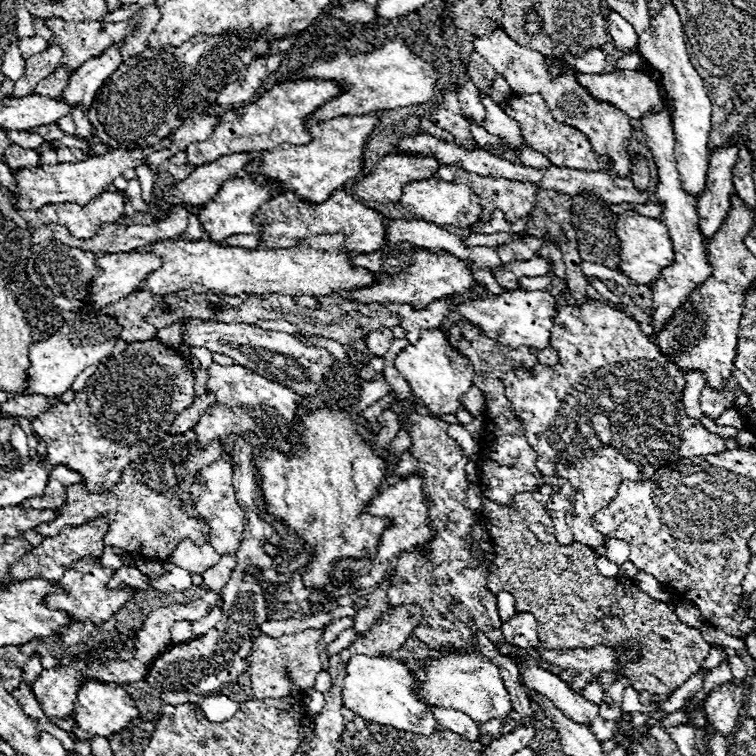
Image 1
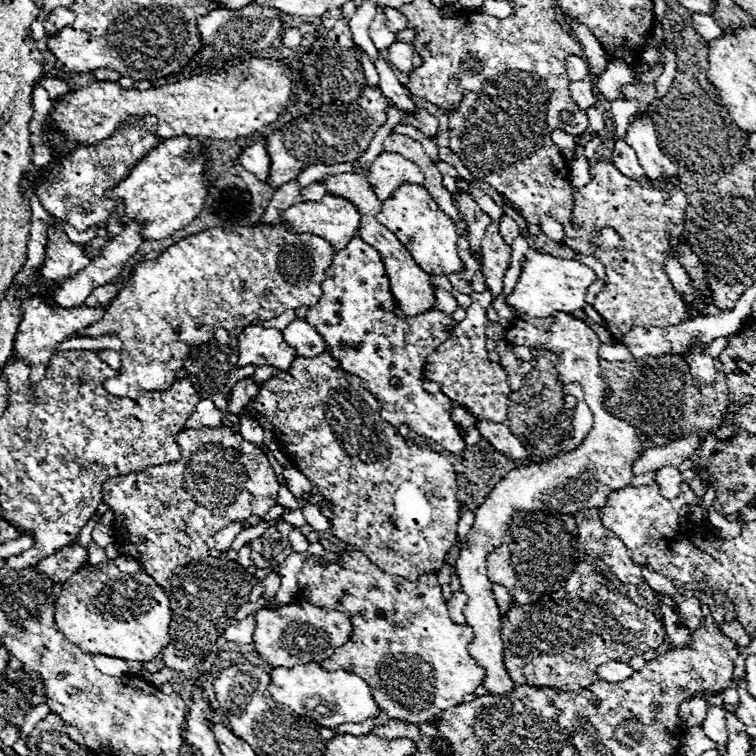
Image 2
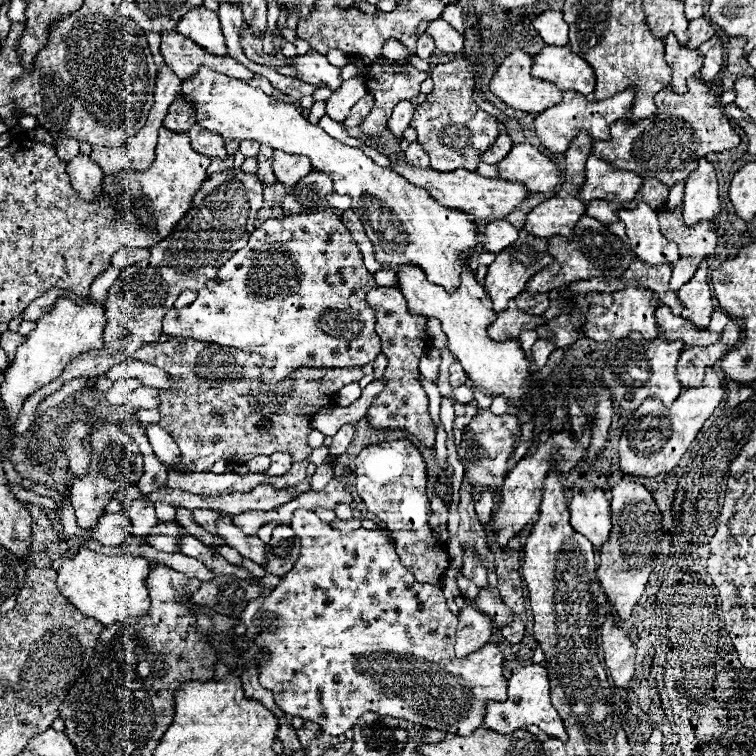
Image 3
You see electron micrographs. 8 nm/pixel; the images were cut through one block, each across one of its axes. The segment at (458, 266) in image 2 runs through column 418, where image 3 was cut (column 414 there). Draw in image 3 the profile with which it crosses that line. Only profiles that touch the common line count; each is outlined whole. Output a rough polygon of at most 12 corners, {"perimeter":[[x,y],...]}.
{"perimeter":[[210,68],[180,84],[224,140],[308,156],[382,266],[448,292],[478,246],[442,208],[310,124],[296,106]]}

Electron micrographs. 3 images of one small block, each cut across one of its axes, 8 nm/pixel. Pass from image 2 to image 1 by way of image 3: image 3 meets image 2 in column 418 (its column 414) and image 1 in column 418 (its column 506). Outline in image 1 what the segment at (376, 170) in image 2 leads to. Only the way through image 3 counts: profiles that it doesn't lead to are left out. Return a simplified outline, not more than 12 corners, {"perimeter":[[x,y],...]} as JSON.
{"perimeter":[[438,178],[410,182],[400,202],[438,226],[470,228],[478,196]]}

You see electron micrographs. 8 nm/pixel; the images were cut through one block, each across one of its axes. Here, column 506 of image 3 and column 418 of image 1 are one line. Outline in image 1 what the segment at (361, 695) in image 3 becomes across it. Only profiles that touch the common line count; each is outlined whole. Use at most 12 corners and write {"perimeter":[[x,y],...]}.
{"perimeter":[[482,654],[428,660],[420,696],[474,722],[506,718],[510,694]]}

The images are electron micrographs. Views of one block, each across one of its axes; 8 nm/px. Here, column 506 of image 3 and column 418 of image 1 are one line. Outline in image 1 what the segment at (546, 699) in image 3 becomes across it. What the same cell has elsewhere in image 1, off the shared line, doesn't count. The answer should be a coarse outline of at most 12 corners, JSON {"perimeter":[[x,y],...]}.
{"perimeter":[[356,654],[344,706],[368,722],[430,736],[432,708],[406,664]]}

